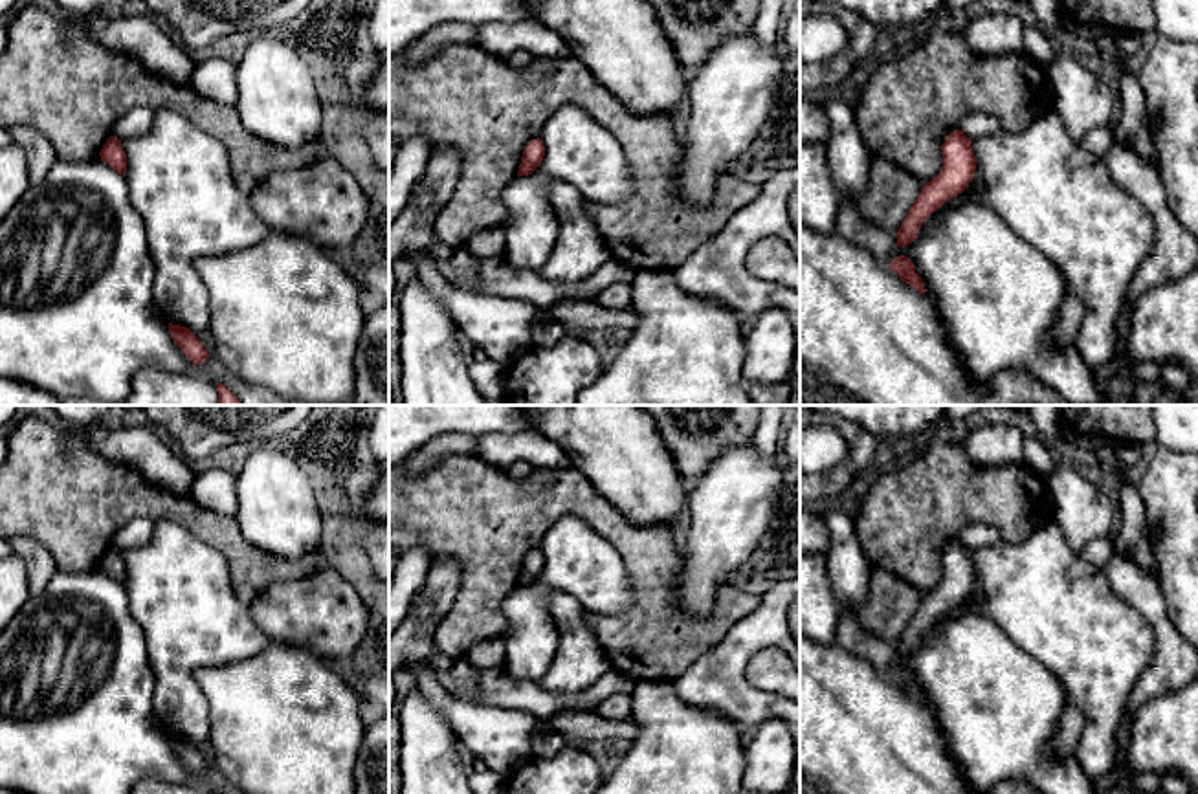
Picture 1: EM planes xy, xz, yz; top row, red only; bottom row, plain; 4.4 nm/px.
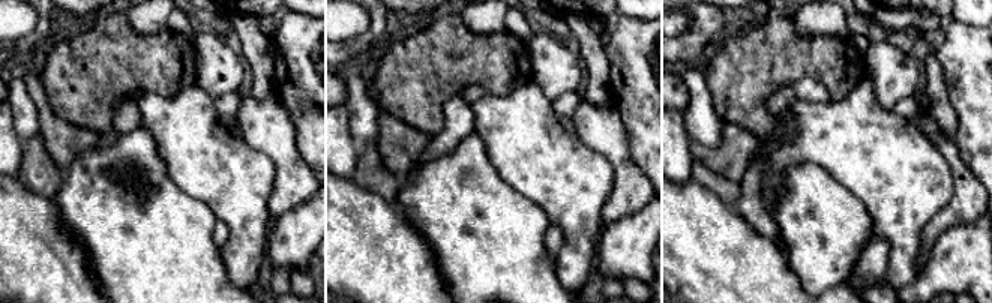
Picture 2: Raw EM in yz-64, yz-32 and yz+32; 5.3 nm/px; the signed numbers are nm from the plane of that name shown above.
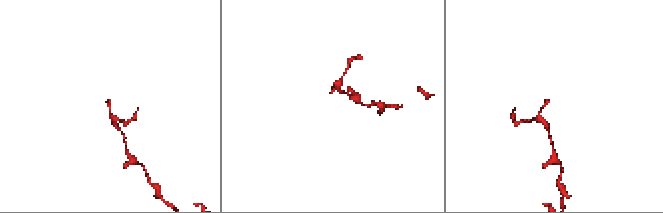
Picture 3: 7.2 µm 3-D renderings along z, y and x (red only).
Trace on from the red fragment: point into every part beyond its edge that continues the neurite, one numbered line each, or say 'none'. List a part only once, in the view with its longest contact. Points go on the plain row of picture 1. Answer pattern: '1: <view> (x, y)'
none

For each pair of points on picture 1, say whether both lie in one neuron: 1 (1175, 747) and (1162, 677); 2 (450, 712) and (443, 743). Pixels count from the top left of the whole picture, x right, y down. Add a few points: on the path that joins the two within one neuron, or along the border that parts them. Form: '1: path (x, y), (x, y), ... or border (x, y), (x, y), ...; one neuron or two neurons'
1: border (1178, 688), (1149, 699), (1131, 719); two neurons
2: border (419, 688), (448, 721), (459, 741); two neurons

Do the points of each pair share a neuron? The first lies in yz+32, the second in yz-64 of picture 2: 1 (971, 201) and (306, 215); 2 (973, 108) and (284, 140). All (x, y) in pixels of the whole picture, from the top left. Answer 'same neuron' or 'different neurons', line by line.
1: different neurons
2: different neurons

